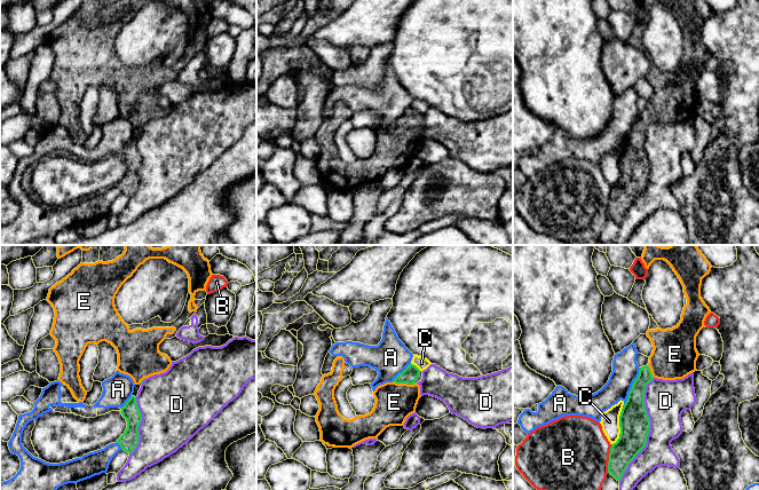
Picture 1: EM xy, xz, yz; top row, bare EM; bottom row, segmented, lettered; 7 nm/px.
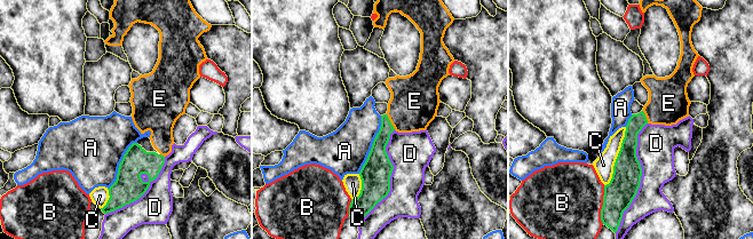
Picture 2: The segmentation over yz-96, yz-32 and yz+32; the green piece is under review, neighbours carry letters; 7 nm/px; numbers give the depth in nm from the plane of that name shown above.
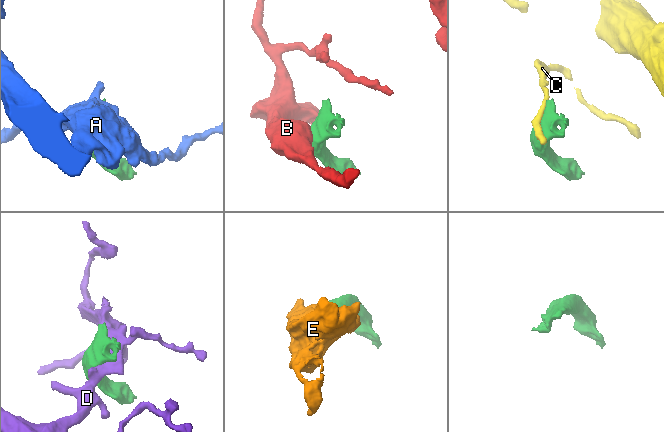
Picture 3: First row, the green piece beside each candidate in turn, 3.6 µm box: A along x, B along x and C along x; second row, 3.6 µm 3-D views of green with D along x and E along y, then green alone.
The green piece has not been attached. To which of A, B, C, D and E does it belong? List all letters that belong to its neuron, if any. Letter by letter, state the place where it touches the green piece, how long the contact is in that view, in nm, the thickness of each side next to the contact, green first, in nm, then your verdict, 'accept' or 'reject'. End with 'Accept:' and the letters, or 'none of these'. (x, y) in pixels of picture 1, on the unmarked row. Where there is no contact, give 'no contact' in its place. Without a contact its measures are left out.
A: yz (632, 131) | 300 nm | 220/190 nm | reject
B: yz (609, 202) | 200 nm | 190/480 nm | reject
C: yz (619, 170) | 280 nm | 220/130 nm | reject
D: yz (648, 173) | 750 nm | 220/280 nm | reject
E: xz (404, 126) | 160 nm | 110/280 nm | accept
Accept: E

